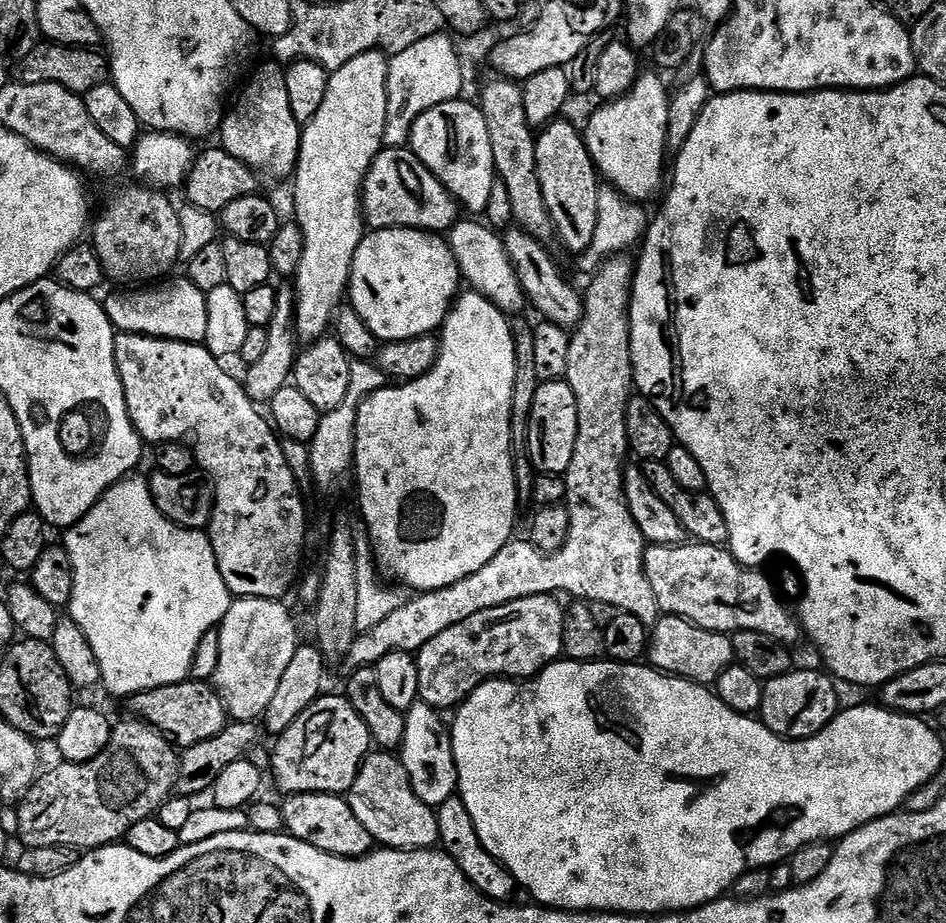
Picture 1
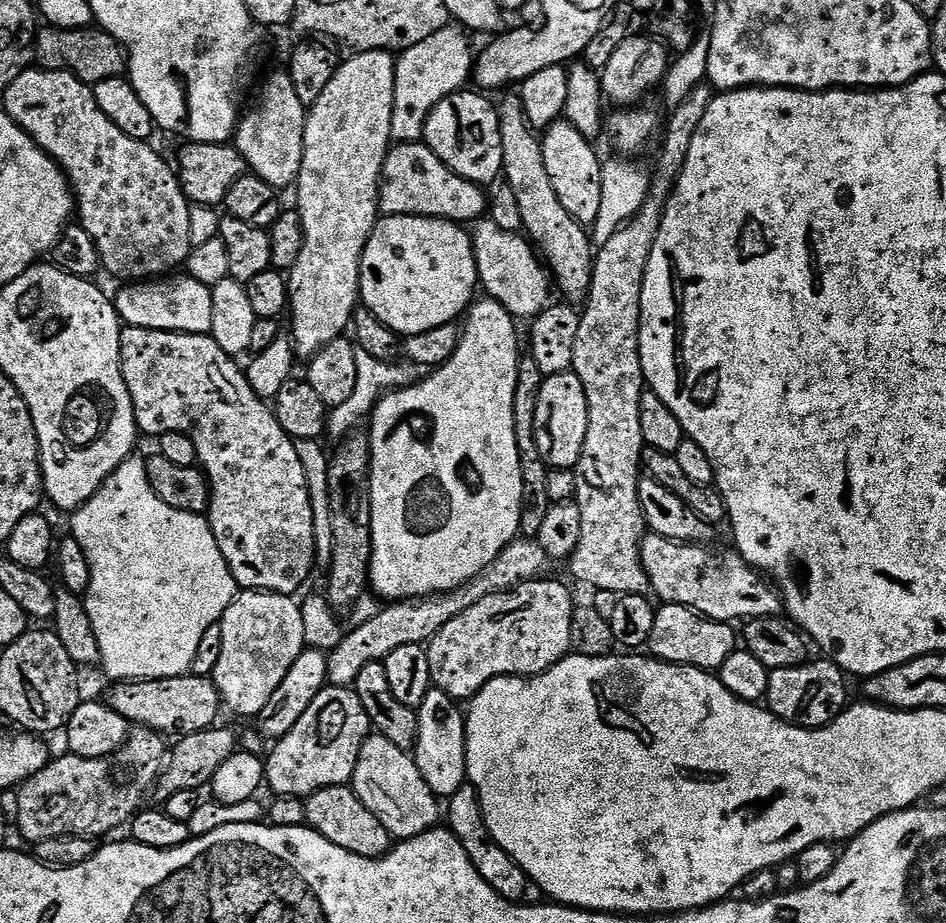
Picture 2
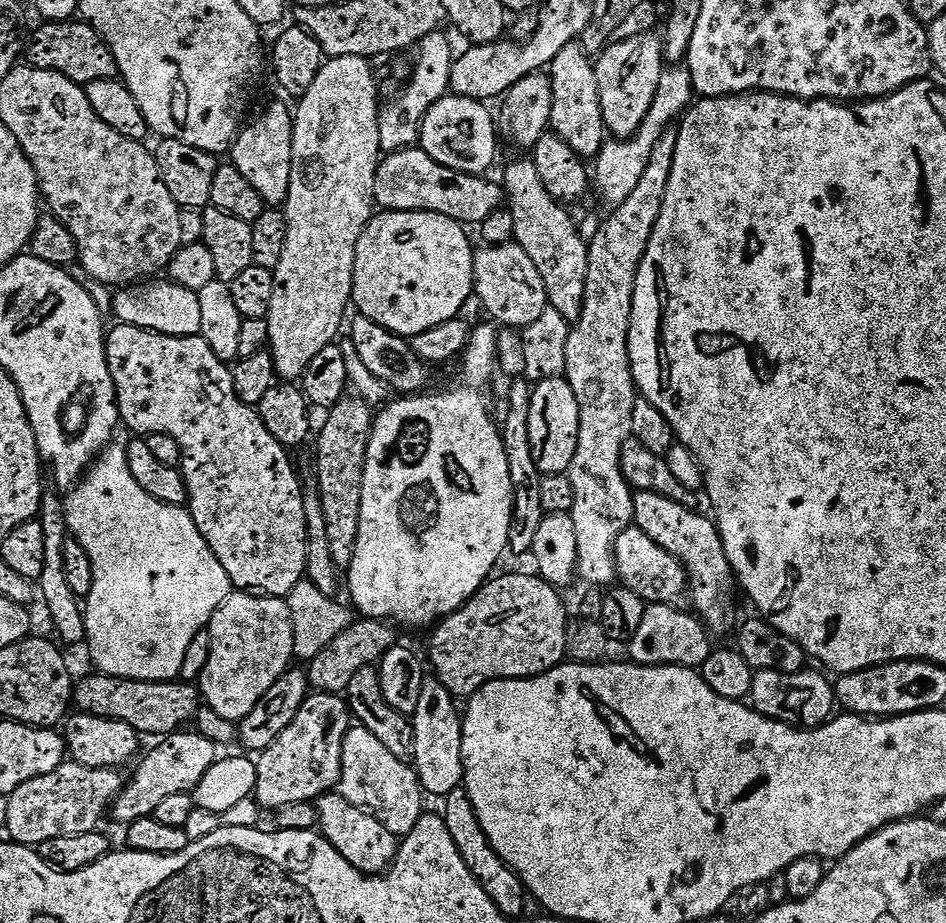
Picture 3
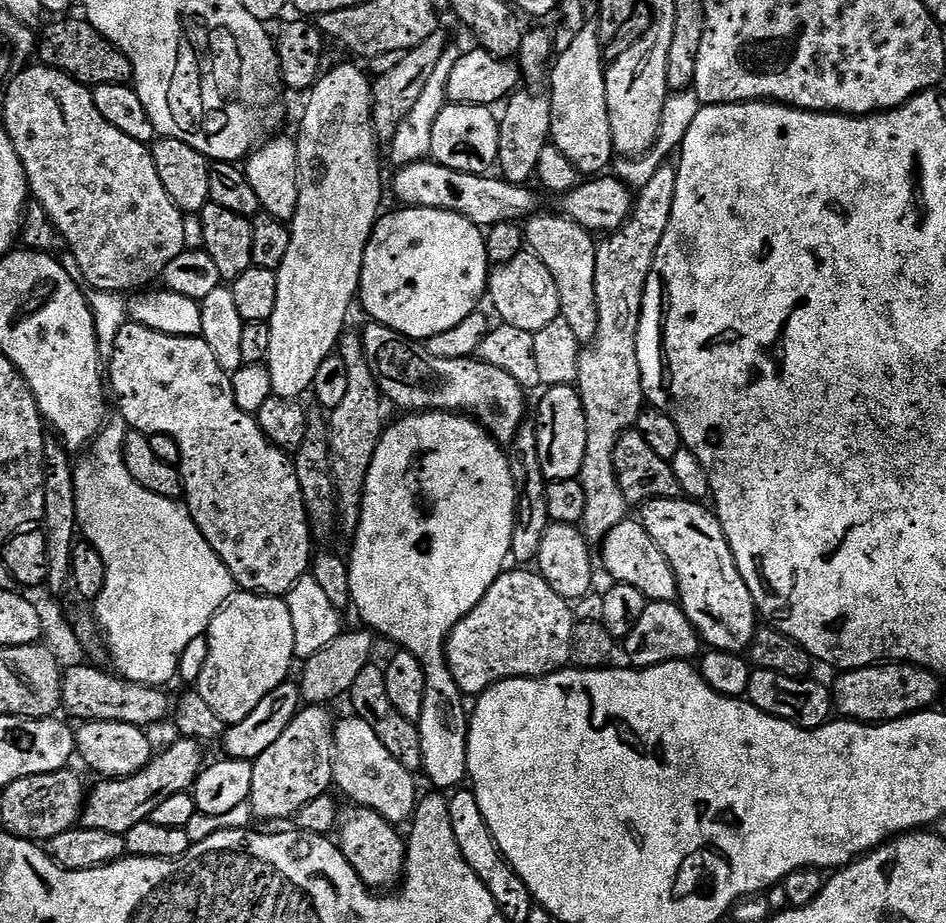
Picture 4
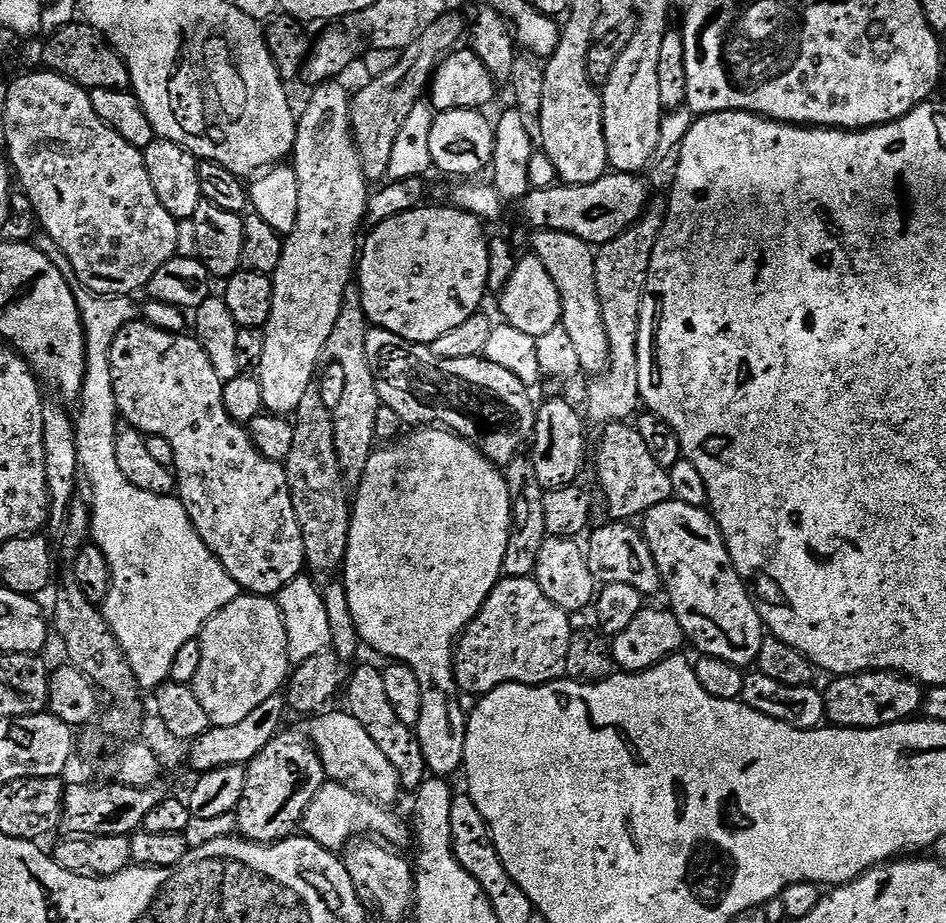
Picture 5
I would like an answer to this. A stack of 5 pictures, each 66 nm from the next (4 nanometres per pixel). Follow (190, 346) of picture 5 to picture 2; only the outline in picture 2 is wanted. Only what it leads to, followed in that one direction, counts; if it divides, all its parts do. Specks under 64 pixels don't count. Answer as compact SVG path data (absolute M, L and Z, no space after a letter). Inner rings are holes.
M125 327L120 334L120 369L132 399L136 426L155 438L167 432L190 434L192 447L208 479L206 519L237 585L244 590L292 596L308 580L316 560L316 516L308 493L308 476L296 453L294 440L279 426L273 409L258 403L247 383L232 384L224 373L226 357L211 335L187 336L185 332L159 332Z

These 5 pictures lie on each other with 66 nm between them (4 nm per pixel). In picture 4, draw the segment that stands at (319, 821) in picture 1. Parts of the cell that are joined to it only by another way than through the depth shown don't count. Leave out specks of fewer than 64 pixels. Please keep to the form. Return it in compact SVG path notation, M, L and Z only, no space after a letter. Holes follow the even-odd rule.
M359 806L351 809L348 817L343 817L339 825L340 840L338 847L350 862L358 878L372 890L388 890L391 884L399 885L406 871L408 846L405 837L399 836L397 825L391 824L386 818L379 816L374 810Z

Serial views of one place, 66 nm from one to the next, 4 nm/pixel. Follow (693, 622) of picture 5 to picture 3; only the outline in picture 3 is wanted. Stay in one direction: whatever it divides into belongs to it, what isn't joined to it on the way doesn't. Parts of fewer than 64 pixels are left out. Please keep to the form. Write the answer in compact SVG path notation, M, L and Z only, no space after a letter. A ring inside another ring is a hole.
M642 492L635 497L635 527L654 538L654 542L658 542L658 546L662 546L669 554L677 556L684 565L687 579L691 581L691 607L703 617L713 633L724 632L732 620L732 591L737 591L738 581L715 519L708 517L707 520L700 514L699 511L676 504L653 492Z

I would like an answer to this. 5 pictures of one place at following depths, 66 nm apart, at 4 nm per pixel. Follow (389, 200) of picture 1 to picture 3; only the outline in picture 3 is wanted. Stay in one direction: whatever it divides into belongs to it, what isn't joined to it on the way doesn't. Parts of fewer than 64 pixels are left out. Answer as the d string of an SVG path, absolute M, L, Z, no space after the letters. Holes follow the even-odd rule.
M413 151L408 161L400 168L396 181L392 184L392 208L397 212L427 212L433 216L445 216L451 220L457 220L465 226L481 226L489 223L501 211L500 196L502 200L502 188L499 183L491 184L491 179L483 176L467 176L461 172L450 170L442 166L427 151Z

